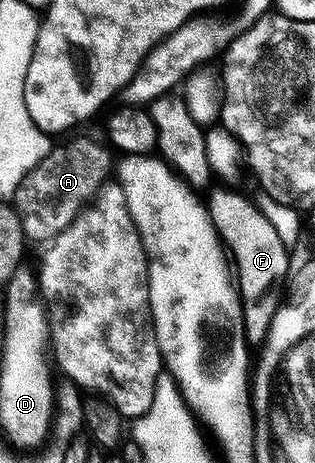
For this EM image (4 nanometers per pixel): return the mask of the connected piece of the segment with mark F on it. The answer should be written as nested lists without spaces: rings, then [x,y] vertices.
[[[220,188],[224,189],[214,190],[212,198],[207,198],[208,213],[212,217],[212,226],[220,234],[220,239],[224,242],[227,252],[234,262],[234,277],[238,282],[241,300],[244,302],[245,332],[248,334],[249,342],[260,343],[268,336],[270,323],[276,312],[279,311],[282,298],[286,293],[286,282],[290,277],[290,268],[288,269],[290,251],[283,245],[282,239],[278,237],[278,232],[274,231],[273,224],[258,209],[251,196],[243,197],[240,193],[231,193],[228,190],[231,188]]]

